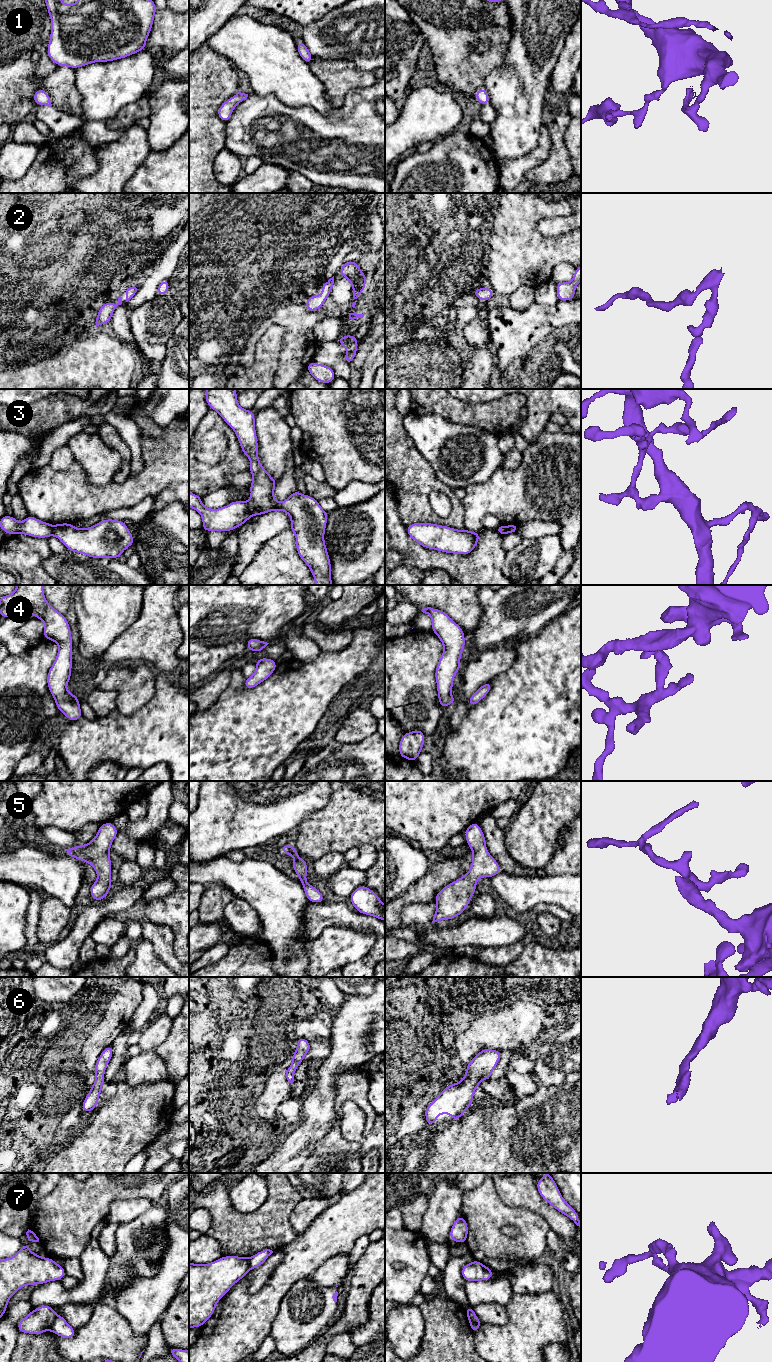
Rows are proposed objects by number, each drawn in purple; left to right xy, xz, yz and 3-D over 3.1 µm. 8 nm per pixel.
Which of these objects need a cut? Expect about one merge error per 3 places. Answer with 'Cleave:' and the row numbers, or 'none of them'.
Cleave: 3, 7

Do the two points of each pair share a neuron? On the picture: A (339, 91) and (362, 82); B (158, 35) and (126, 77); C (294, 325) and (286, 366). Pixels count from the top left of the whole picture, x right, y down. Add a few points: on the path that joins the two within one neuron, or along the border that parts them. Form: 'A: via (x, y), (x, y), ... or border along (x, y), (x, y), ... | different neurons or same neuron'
A: via (345, 85), (348, 82), (356, 82) | same neuron
B: border along (146, 48), (153, 51) | different neurons
C: via (299, 335), (299, 350), (293, 356) | same neuron

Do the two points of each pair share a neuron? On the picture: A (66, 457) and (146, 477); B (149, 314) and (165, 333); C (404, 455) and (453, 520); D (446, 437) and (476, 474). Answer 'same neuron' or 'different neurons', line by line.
A: different neurons
B: same neuron
C: same neuron
D: same neuron

